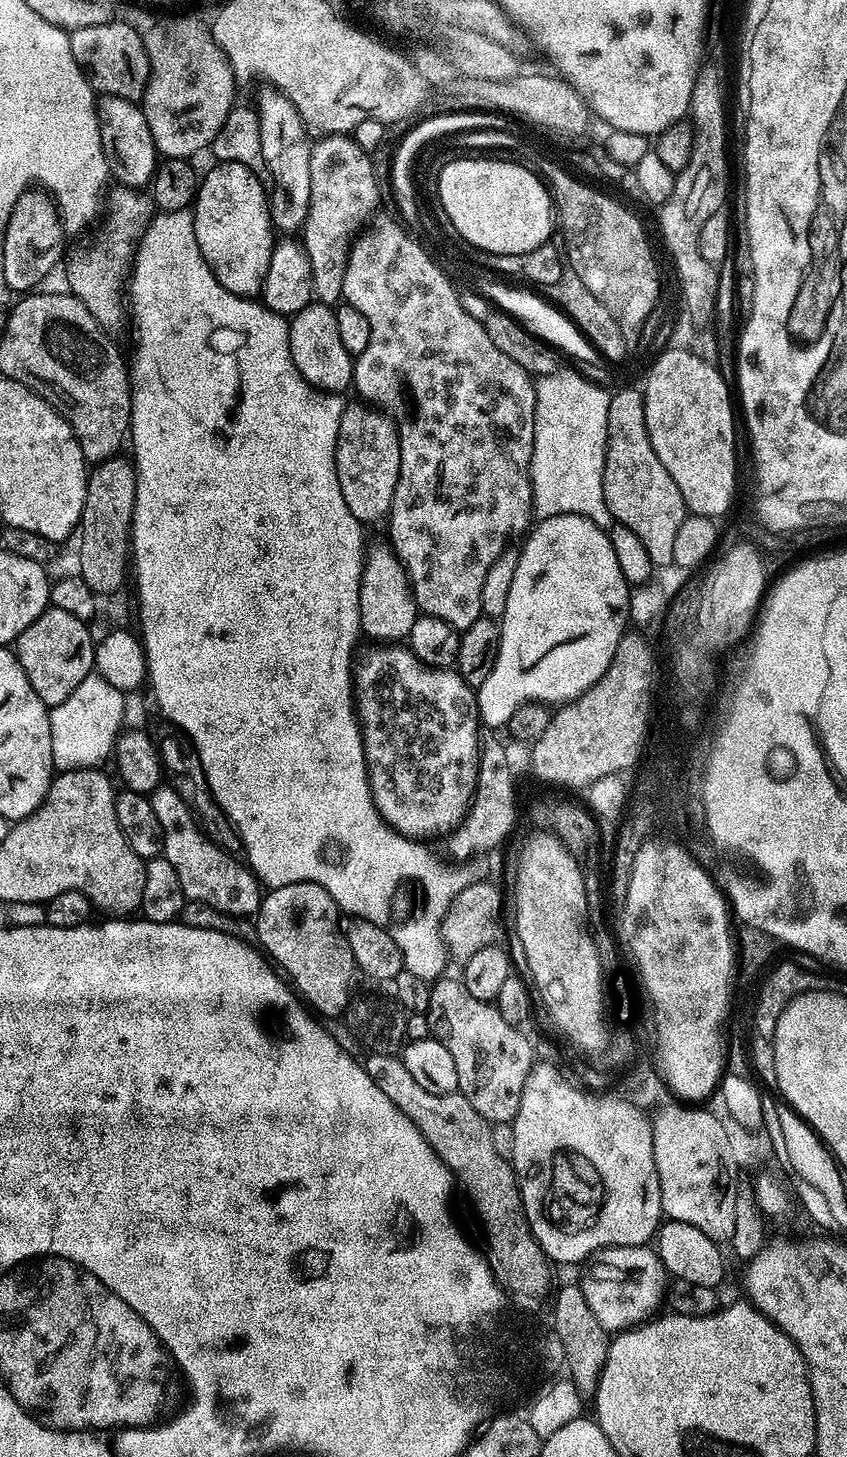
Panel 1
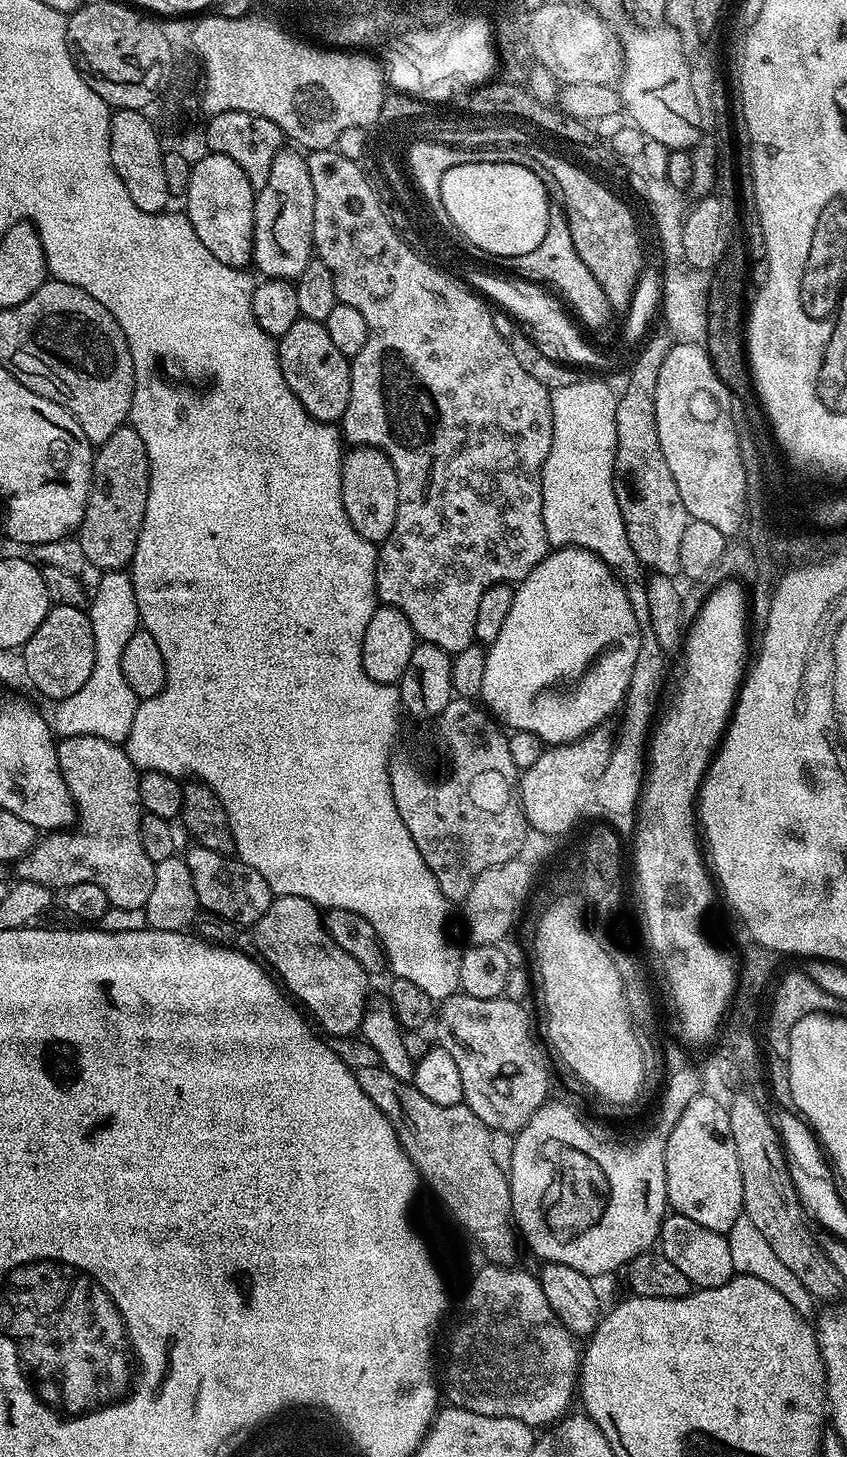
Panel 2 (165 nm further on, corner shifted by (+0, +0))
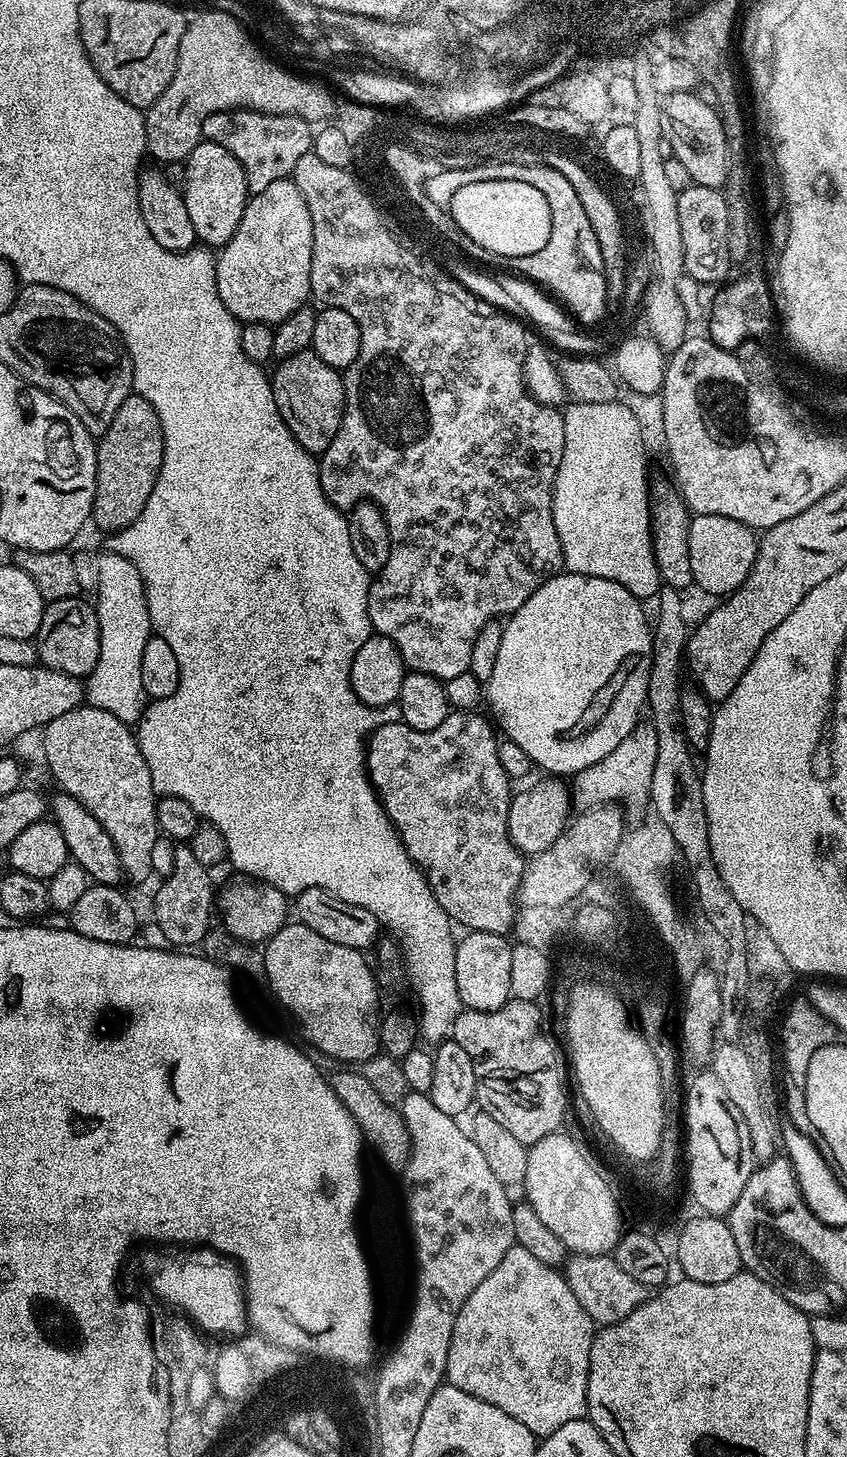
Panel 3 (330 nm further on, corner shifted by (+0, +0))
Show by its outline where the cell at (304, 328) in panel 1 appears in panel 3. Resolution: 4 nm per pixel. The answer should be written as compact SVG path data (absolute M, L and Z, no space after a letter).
M311 350L299 352L293 356L285 356L277 364L280 365L274 370L271 369L270 372L272 393L274 402L286 422L290 434L294 434L294 438L307 452L323 454L330 446L330 442L334 442L334 434L338 434L344 417L343 375L337 369L326 366L326 362L322 362L322 358L318 358L318 354Z

